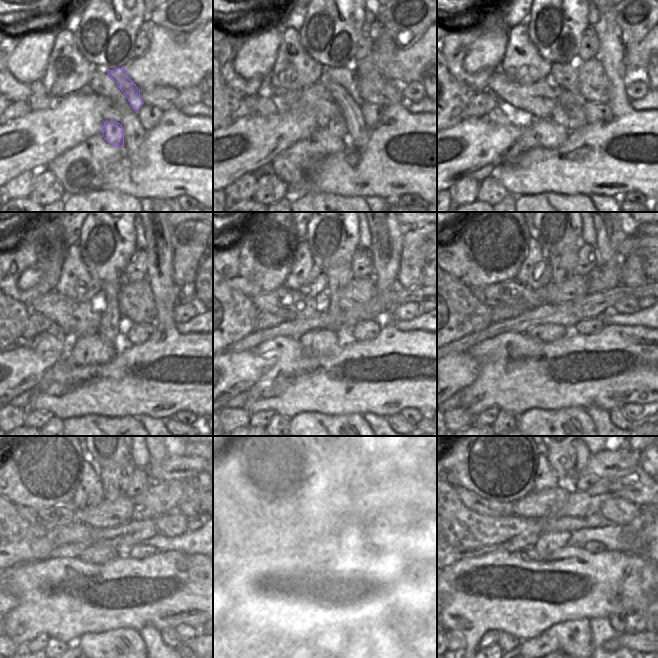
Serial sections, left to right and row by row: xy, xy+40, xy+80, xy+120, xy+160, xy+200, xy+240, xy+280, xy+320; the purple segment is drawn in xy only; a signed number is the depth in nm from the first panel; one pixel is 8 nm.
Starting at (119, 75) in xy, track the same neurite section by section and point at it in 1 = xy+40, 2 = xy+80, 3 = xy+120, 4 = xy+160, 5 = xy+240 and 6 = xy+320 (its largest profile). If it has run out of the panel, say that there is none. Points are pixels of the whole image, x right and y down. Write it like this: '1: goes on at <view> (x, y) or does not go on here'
1: goes on at xy+40 (346, 77)
2: goes on at xy+80 (564, 76)
3: goes on at xy+120 (112, 323)
4: goes on at xy+160 (339, 277)
5: goes on at xy+240 (115, 481)
6: goes on at xy+320 (569, 461)

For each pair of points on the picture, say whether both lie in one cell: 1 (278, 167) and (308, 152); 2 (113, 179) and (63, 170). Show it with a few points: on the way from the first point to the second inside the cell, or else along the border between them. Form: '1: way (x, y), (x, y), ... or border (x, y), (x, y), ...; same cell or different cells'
1: way (285, 166), (293, 166), (301, 159); same cell
2: border (120, 159), (106, 175), (103, 189); different cells

